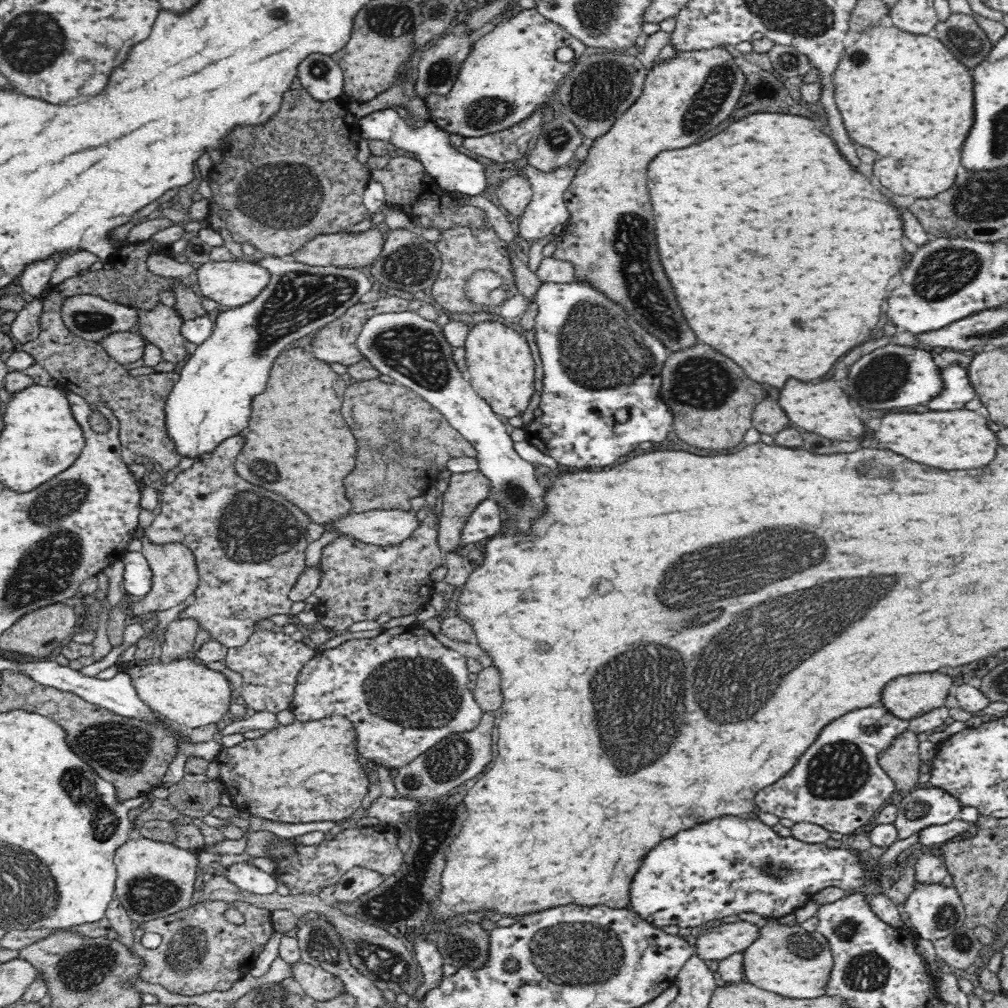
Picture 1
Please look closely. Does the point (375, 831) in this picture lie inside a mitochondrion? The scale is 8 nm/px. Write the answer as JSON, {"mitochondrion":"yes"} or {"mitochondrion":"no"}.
{"mitochondrion":"no"}

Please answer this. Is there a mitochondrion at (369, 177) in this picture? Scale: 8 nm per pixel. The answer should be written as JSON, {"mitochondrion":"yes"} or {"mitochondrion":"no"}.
{"mitochondrion":"no"}

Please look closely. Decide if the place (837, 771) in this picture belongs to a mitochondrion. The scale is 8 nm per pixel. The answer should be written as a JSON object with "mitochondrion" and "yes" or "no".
{"mitochondrion":"yes"}

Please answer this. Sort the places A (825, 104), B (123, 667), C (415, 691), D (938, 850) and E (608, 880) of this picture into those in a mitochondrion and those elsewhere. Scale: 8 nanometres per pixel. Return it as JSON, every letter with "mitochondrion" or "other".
{"A":"other","B":"other","C":"mitochondrion","D":"other","E":"other"}

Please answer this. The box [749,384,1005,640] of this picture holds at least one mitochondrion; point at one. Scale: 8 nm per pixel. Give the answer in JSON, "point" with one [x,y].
{"point":[882,473]}

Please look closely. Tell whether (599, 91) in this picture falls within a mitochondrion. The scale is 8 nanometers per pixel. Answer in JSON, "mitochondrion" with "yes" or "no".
{"mitochondrion":"yes"}

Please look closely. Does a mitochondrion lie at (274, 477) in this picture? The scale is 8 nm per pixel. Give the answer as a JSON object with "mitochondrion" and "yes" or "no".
{"mitochondrion":"yes"}

